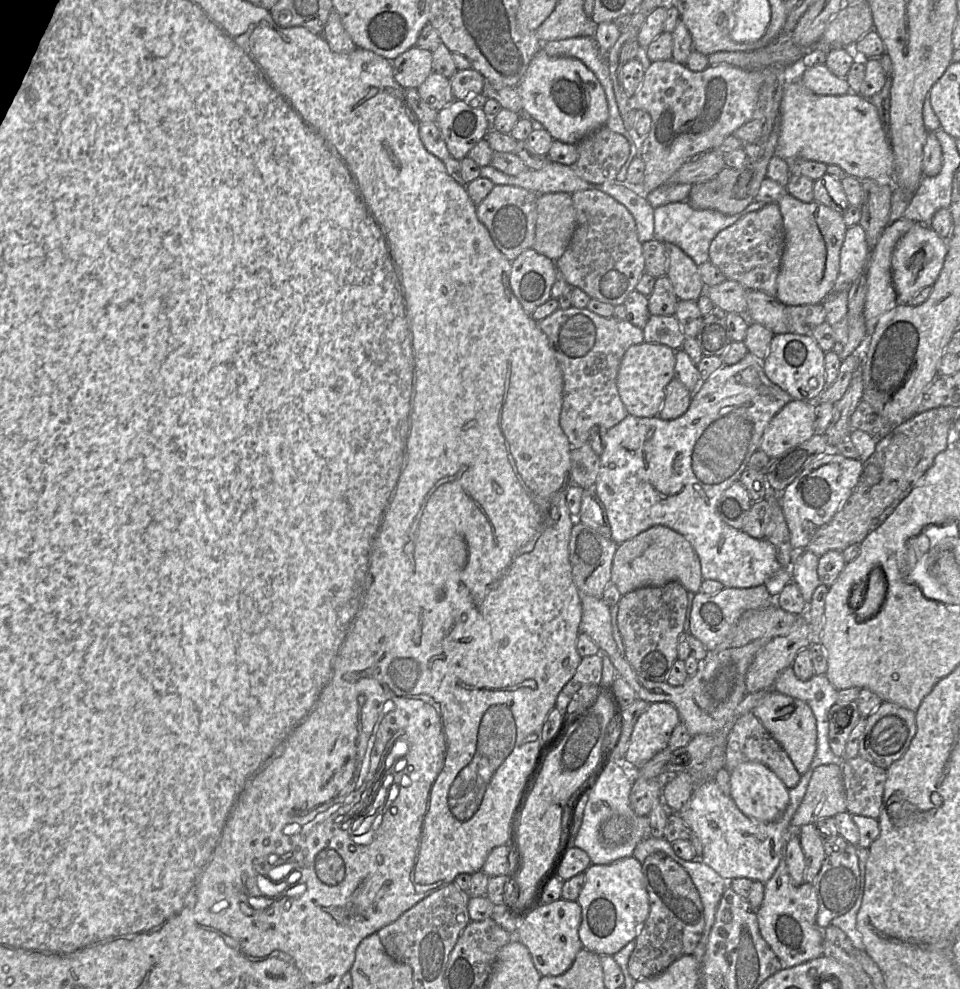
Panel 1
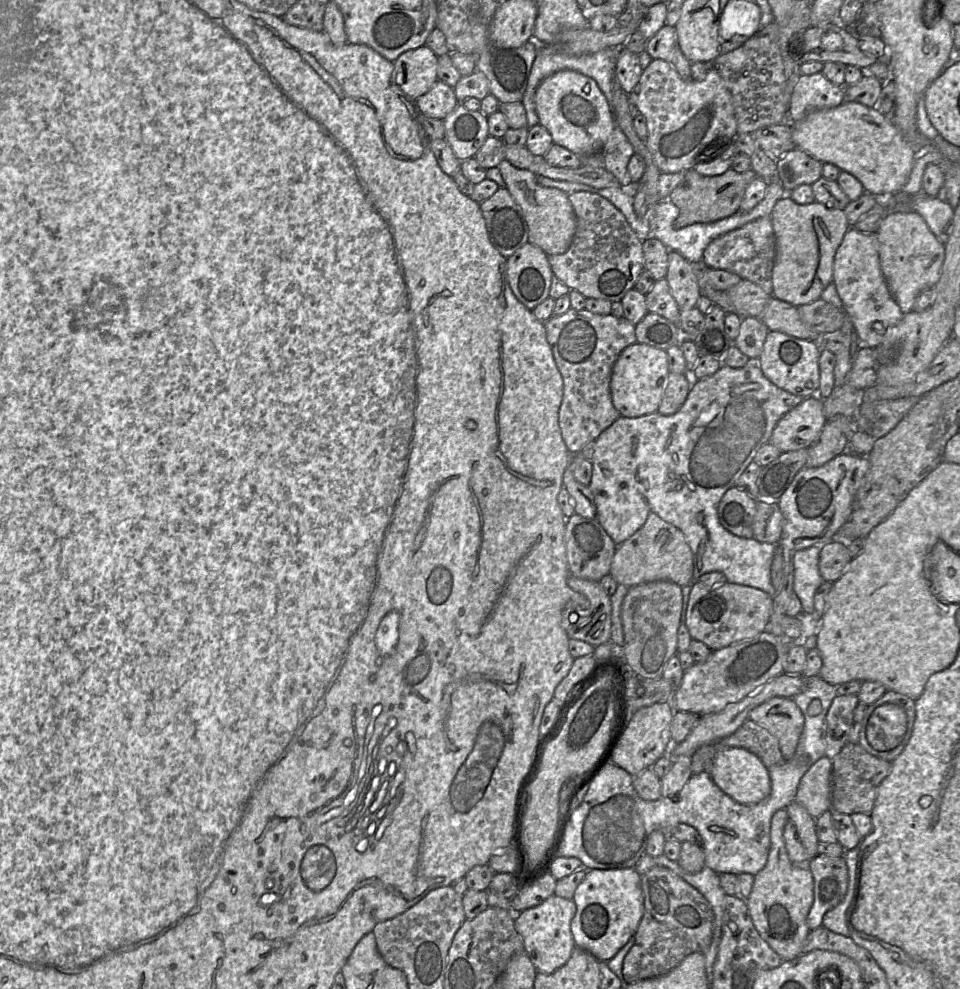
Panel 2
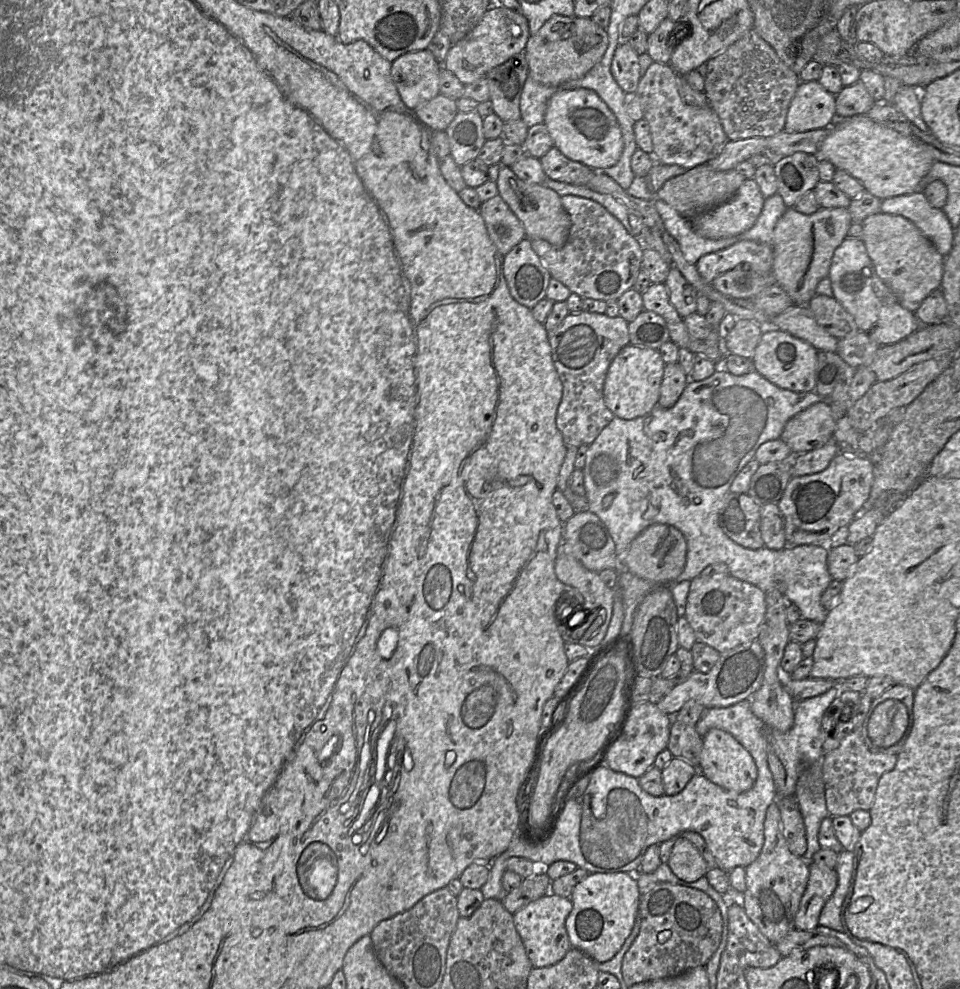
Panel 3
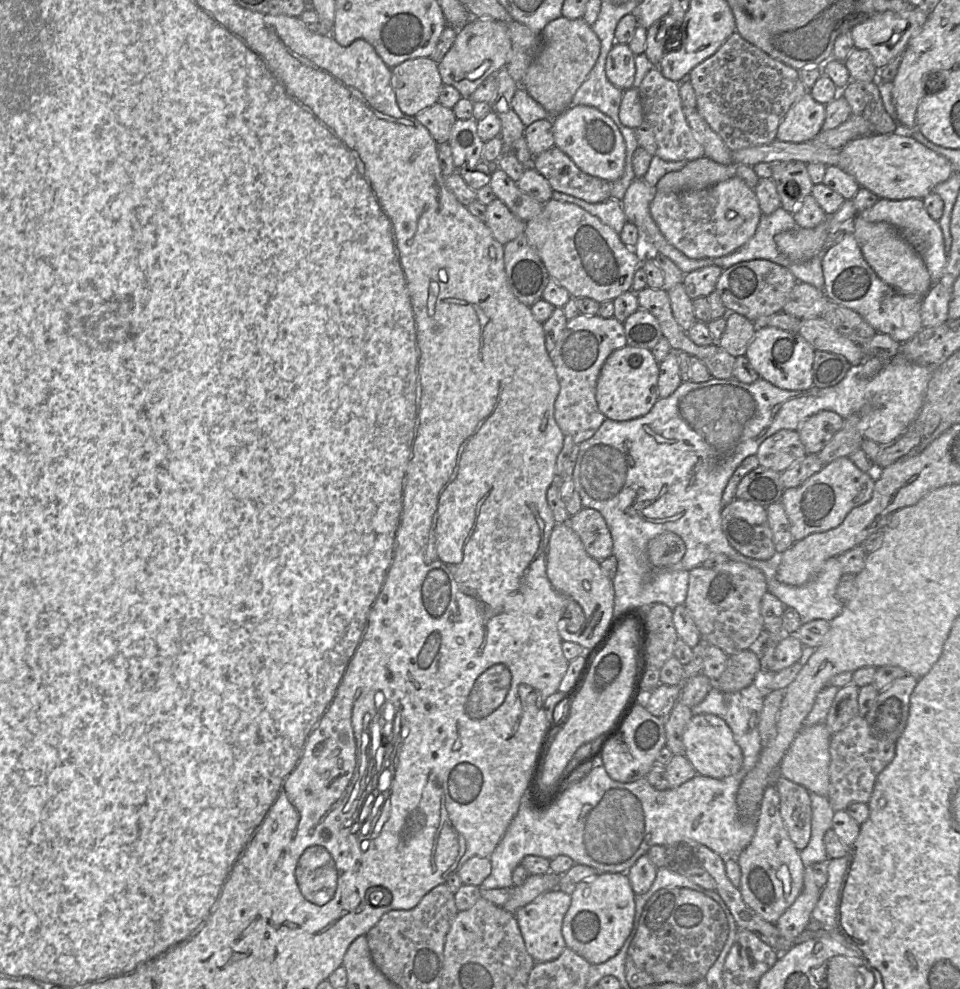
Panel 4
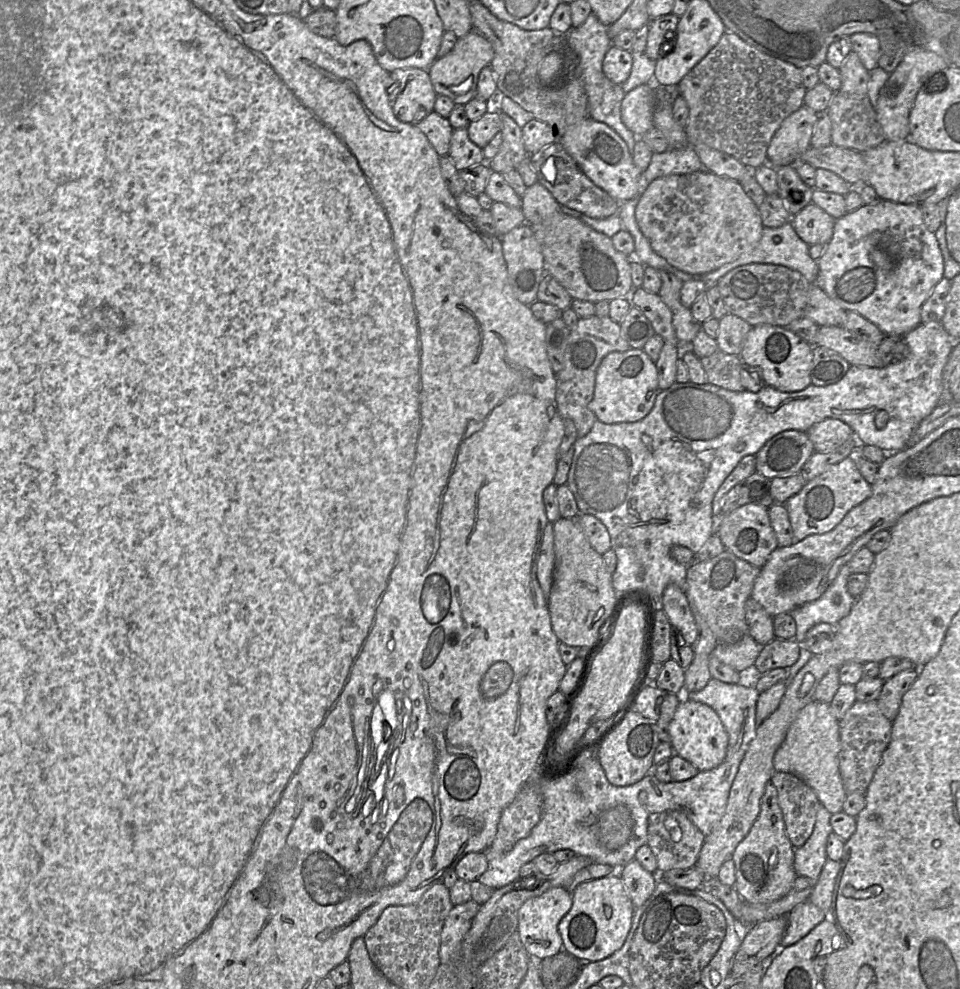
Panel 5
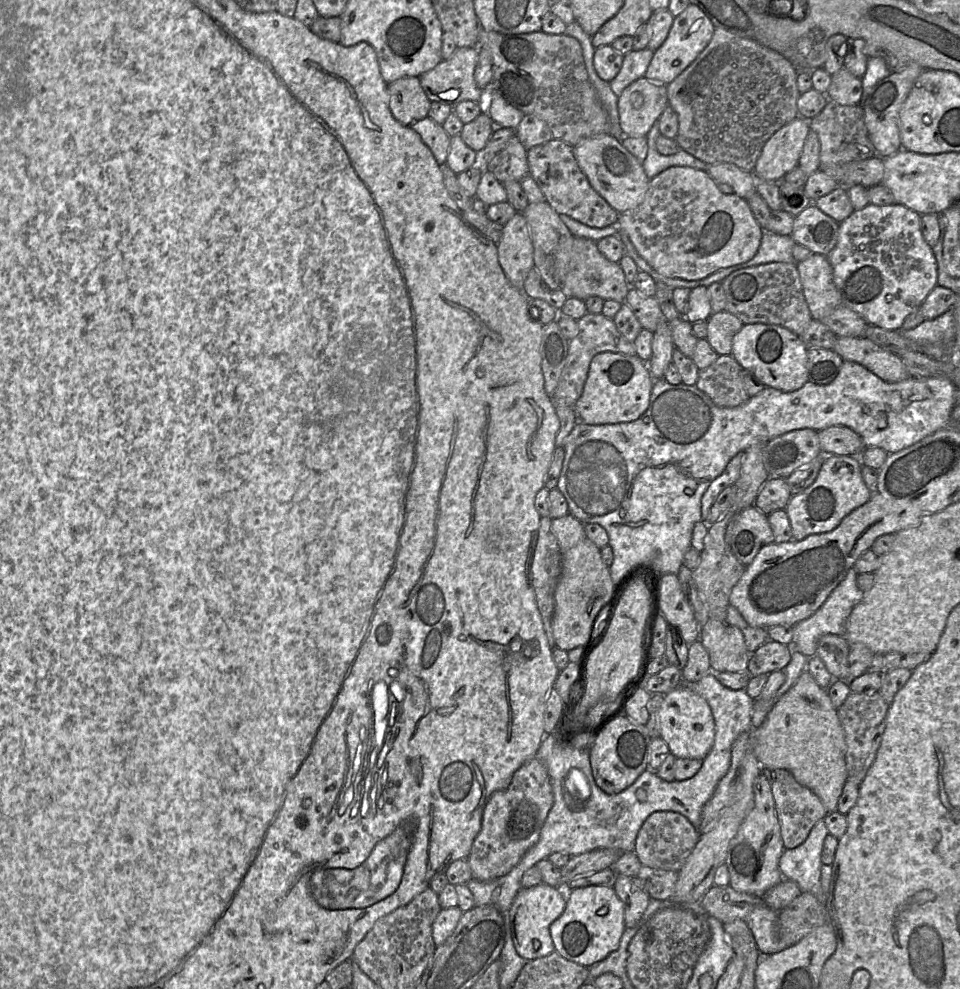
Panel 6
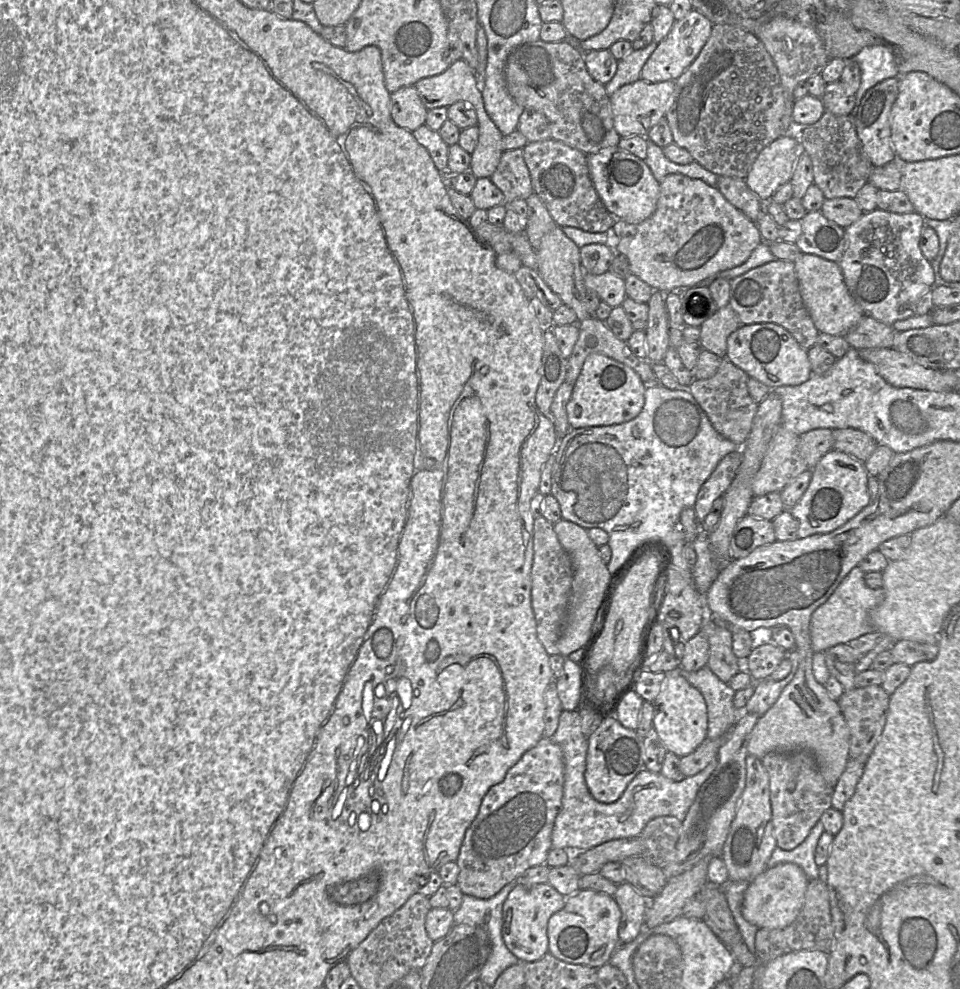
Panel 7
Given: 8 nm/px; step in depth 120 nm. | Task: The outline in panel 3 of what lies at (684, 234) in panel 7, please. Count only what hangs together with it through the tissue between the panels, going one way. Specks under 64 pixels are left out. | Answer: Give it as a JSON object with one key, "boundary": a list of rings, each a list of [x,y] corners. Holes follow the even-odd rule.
{"boundary":[[[753,178],[746,179],[732,199],[696,216],[691,220],[691,224],[695,232],[704,238],[731,237],[752,228],[762,211],[763,205],[764,197],[759,186]]]}

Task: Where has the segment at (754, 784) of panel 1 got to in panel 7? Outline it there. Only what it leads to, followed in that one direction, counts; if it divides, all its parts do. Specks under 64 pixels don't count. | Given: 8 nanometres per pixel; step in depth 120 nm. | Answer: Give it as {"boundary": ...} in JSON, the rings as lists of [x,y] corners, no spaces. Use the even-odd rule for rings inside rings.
{"boundary":[[[680,672],[666,673],[662,689],[652,702],[654,707],[653,728],[667,752],[679,758],[694,752],[707,738],[707,706],[701,693]]]}

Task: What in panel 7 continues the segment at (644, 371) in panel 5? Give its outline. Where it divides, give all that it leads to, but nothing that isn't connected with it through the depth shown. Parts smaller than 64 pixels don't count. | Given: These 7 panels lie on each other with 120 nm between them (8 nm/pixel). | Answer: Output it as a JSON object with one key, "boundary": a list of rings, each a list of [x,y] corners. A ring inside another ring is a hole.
{"boundary":[[[592,353],[584,361],[566,406],[571,428],[620,424],[635,418],[645,402],[646,385],[626,364],[604,354]]]}

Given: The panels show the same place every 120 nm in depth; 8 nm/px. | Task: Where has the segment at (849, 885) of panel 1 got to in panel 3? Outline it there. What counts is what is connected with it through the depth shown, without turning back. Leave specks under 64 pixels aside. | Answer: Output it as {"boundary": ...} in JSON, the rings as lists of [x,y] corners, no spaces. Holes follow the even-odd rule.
{"boundary":[[[808,861],[809,877],[795,915],[796,930],[812,930],[819,925],[820,912],[837,887],[837,872],[825,865]]]}

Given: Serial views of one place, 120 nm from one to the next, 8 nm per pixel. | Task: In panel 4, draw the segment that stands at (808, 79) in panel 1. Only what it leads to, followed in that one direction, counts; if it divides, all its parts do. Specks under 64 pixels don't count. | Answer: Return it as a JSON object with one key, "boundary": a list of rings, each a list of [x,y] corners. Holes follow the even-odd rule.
{"boundary":[[[809,90],[788,110],[781,121],[776,140],[803,143],[813,140],[822,130],[825,105],[813,99]]]}

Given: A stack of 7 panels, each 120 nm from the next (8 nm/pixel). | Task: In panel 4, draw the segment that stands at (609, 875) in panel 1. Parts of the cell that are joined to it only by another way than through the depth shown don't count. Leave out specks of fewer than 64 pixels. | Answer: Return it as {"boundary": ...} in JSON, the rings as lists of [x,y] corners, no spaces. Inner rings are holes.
{"boundary":[[[600,873],[579,882],[562,922],[566,947],[590,964],[601,964],[614,957],[633,928],[635,895],[626,873]]]}

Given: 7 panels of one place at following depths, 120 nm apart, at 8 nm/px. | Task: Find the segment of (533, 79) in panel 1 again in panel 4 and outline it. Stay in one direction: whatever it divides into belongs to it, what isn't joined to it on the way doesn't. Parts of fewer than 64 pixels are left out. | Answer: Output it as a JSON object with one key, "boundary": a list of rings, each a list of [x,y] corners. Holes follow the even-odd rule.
{"boundary":[[[574,106],[552,120],[554,144],[584,173],[608,182],[619,179],[625,164],[625,141],[611,118],[589,106]]]}

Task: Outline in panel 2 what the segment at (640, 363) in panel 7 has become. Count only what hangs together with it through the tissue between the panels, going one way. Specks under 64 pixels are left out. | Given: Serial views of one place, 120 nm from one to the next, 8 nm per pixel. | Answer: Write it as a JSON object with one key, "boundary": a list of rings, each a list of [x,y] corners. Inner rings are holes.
{"boundary":[[[569,308],[565,314],[549,318],[544,326],[555,364],[563,379],[559,427],[567,449],[574,455],[587,443],[595,442],[621,416],[612,403],[610,381],[620,353],[636,343],[636,325],[624,317],[595,314],[585,308]]]}

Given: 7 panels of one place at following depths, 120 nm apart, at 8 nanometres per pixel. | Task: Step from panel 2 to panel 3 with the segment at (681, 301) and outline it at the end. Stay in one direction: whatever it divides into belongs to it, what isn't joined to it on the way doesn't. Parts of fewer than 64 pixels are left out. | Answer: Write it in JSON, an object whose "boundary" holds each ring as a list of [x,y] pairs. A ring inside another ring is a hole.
{"boundary":[[[674,265],[670,266],[665,285],[670,302],[682,318],[697,311],[699,294]]]}

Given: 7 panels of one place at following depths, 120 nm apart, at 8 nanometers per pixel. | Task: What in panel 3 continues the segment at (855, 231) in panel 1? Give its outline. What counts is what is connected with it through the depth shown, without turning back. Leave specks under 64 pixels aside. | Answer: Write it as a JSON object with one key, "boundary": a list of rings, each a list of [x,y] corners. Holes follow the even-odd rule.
{"boundary":[[[846,237],[835,249],[828,278],[833,297],[854,317],[859,331],[867,333],[878,345],[895,344],[922,326],[915,313],[904,308],[878,277],[860,238]]]}

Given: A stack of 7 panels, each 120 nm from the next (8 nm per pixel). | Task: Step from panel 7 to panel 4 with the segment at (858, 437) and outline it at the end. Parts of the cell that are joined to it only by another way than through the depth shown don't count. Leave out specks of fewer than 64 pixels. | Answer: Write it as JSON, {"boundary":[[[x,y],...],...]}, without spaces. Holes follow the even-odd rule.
{"boundary":[[[821,411],[806,419],[798,429],[807,454],[818,454],[843,427],[844,419],[835,412]]]}

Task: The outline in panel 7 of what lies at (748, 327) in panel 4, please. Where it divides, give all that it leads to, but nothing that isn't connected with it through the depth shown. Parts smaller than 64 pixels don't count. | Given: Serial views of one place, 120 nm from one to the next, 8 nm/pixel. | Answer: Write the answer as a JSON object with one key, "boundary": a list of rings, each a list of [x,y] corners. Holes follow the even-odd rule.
{"boundary":[[[728,304],[717,311],[700,326],[699,344],[721,358],[726,358],[727,339],[742,325],[738,315]]]}

